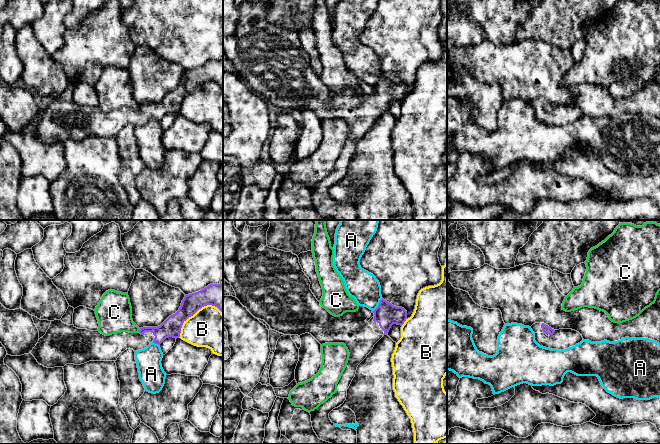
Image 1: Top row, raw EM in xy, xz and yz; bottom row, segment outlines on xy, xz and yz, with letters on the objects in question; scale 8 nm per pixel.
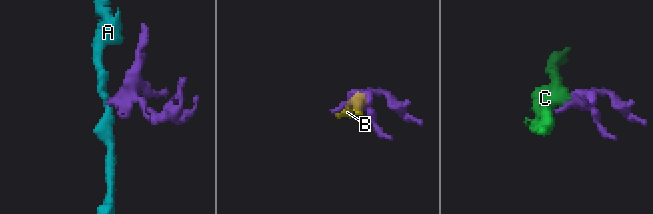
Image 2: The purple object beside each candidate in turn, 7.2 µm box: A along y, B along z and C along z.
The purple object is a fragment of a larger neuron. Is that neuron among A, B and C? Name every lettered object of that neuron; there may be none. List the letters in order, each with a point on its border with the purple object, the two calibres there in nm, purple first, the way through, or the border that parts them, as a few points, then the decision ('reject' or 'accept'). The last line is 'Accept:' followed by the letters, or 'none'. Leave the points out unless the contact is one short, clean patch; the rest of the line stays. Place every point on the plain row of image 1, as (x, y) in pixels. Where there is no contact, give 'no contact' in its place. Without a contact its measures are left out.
A: xz (378, 81) | 180/240 nm | along xz (382, 74), (373, 87) | reject
B: xy (195, 88) | 190/320 nm | reject
C: xy (139, 106) | 150/280 nm | reject
Accept: none

